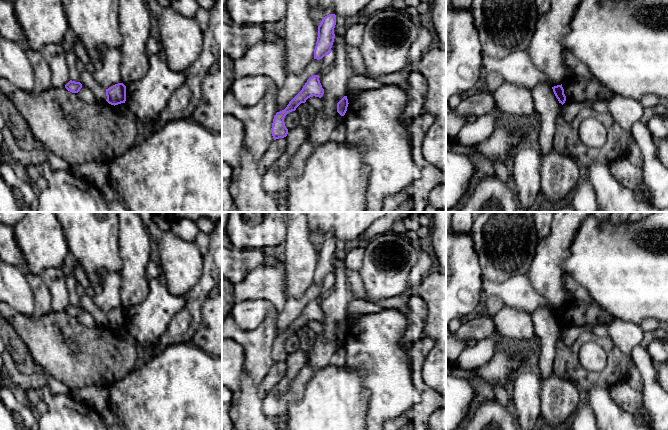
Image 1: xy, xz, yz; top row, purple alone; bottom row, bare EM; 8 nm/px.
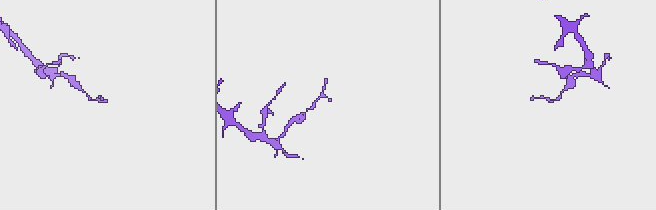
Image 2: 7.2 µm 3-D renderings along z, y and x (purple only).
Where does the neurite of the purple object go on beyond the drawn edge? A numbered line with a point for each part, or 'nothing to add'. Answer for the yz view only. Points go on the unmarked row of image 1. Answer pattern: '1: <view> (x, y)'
nothing to add

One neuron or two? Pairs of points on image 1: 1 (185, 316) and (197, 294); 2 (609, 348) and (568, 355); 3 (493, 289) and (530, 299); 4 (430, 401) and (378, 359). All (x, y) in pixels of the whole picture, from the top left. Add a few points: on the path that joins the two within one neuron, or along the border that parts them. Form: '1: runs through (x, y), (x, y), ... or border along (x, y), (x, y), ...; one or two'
1: runs through (190, 311), (194, 299); one
2: runs through (611, 364), (600, 375), (582, 375), (578, 371); one
3: runs through (502, 290), (516, 292), (521, 295); one
4: border along (410, 370), (412, 383), (421, 395); two

